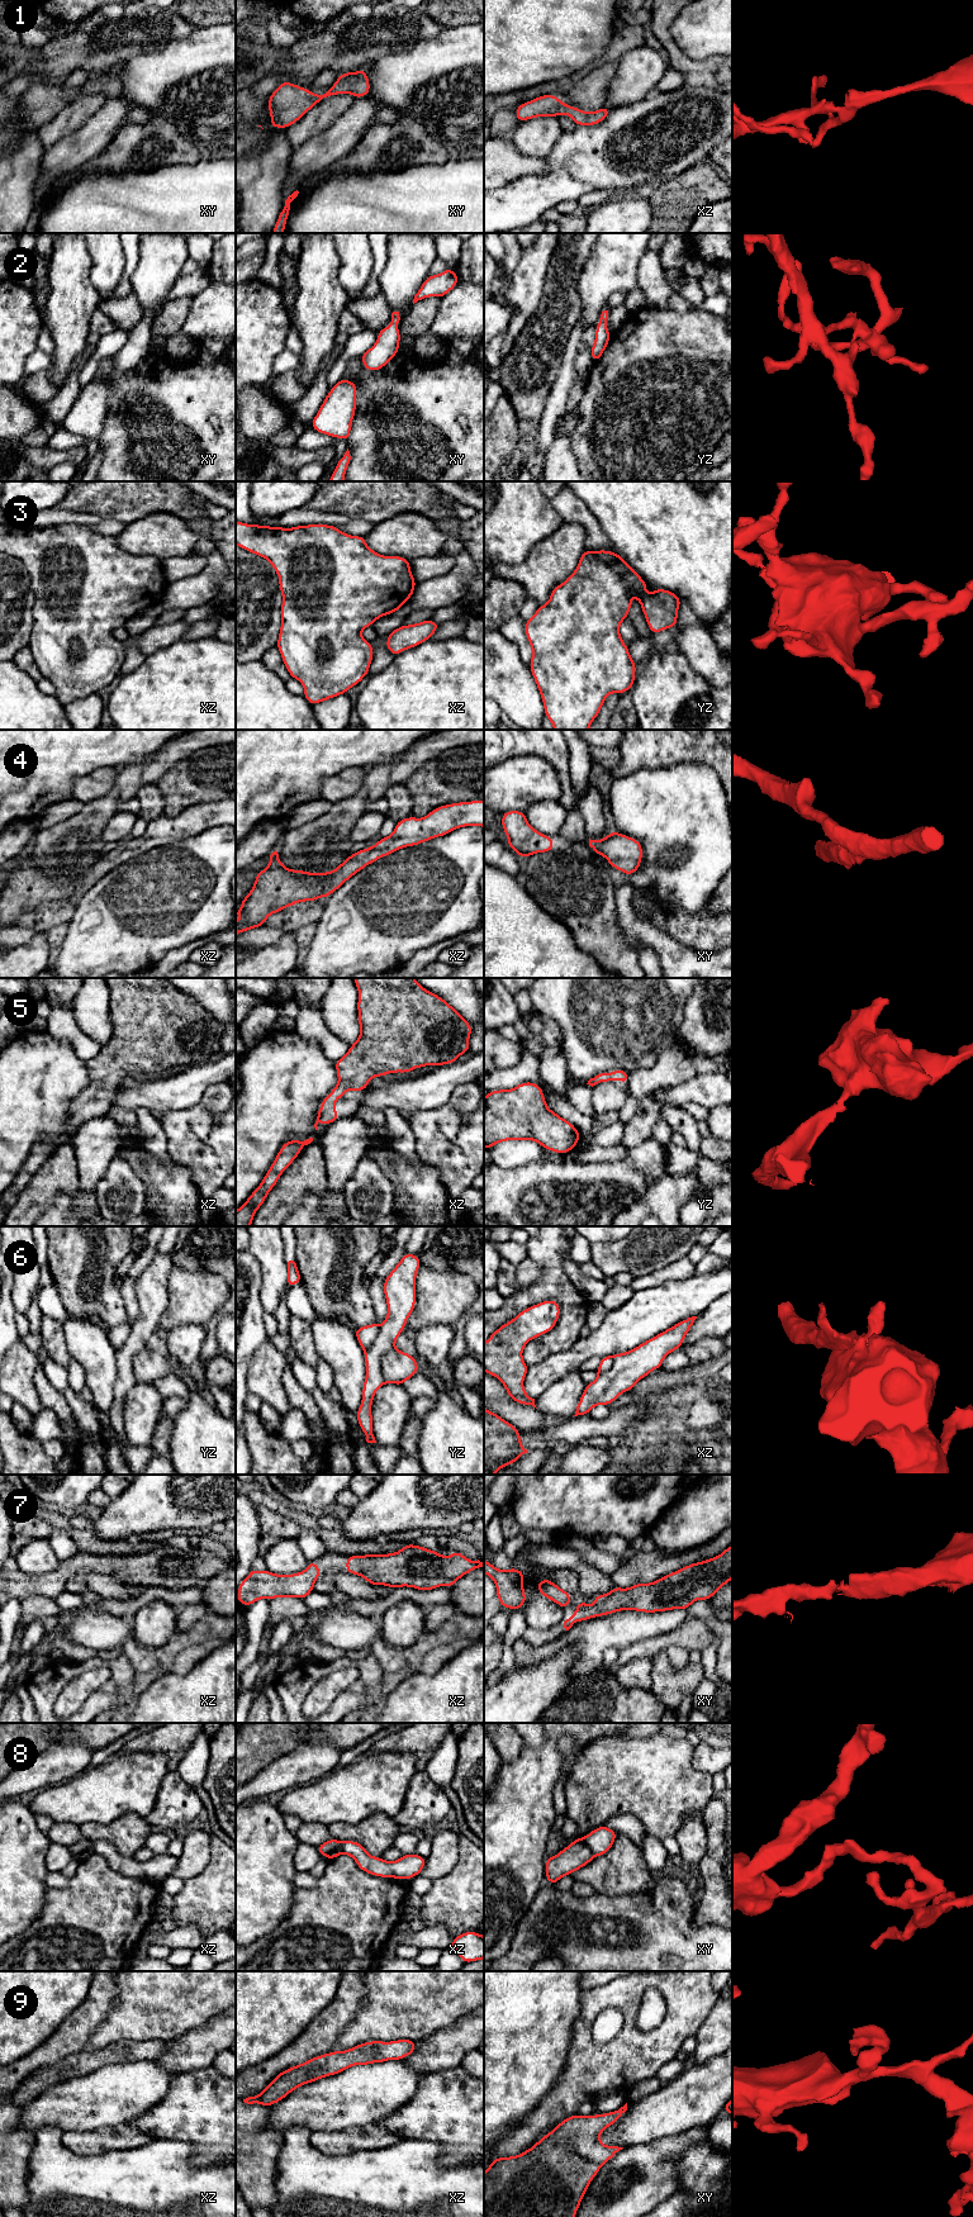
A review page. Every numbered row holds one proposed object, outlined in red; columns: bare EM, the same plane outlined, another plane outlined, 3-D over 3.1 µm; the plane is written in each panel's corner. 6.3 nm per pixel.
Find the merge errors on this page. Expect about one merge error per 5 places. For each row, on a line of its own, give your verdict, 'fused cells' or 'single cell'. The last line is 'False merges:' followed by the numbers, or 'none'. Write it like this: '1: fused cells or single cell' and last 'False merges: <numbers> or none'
1: single cell
2: single cell
3: single cell
4: single cell
5: single cell
6: fused cells
7: single cell
8: fused cells
9: single cell
False merges: 6, 8

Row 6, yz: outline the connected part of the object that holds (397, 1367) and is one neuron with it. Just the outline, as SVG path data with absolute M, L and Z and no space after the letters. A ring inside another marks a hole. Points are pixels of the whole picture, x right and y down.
M391 1348L381 1356L380 1368L386 1383L400 1386L419 1371L417 1359L397 1348Z

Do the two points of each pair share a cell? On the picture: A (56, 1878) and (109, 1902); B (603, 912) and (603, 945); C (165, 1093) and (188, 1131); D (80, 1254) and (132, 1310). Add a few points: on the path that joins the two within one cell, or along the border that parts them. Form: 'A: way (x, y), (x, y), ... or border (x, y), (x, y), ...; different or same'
A: border (71, 1879), (63, 1886), (47, 1888); different
B: way (603, 920), (603, 938); same
C: border (199, 1102), (186, 1109), (167, 1110), (162, 1114); different
D: border (118, 1289), (127, 1321); different

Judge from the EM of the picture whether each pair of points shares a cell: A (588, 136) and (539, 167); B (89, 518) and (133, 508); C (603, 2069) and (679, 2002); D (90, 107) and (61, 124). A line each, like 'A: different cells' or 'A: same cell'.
A: different cells
B: different cells
C: same cell
D: same cell

